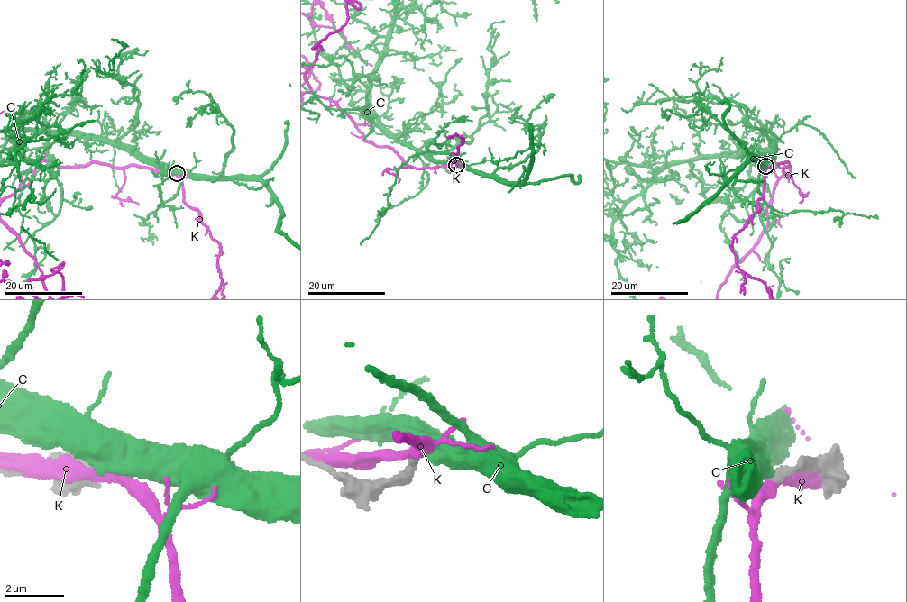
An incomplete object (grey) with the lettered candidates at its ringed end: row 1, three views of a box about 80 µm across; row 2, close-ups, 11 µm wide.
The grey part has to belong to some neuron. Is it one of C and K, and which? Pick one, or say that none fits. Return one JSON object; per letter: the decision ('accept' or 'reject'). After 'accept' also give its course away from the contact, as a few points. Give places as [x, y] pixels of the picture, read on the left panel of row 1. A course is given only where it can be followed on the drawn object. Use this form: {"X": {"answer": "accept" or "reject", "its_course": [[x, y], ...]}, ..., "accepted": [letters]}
{"C": {"answer": "accept"}, "K": {"answer": "reject"}, "accepted": ["C"]}

